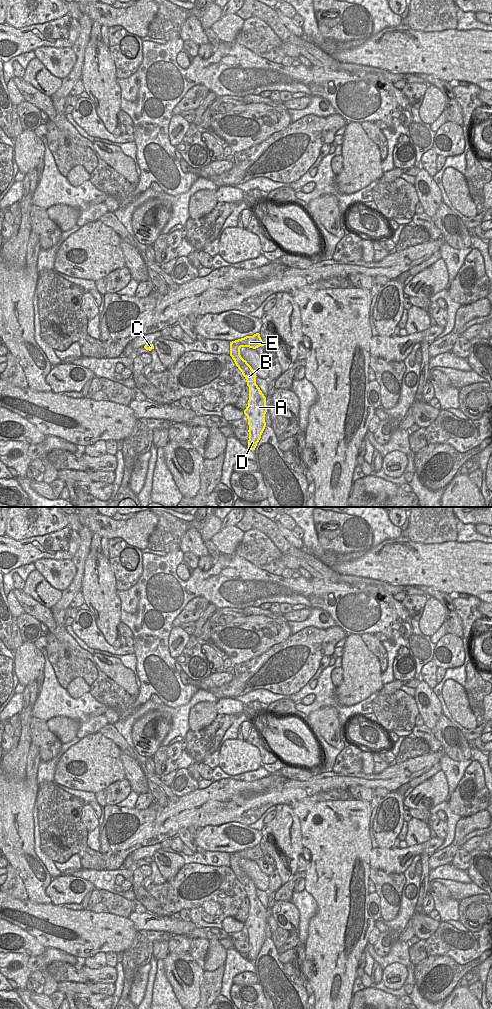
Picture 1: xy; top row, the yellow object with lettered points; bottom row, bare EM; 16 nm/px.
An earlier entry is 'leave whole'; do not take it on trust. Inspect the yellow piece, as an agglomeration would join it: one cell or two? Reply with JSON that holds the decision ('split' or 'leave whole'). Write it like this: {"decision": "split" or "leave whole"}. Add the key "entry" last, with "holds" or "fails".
{"decision": "split", "entry": "fails"}

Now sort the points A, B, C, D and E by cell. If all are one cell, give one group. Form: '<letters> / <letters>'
A B D / C E

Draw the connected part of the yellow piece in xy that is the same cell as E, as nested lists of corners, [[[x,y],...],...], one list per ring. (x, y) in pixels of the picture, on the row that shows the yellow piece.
[[[258,335],[246,336],[238,340],[242,346],[249,348],[258,348],[260,345],[264,345],[262,339]]]

